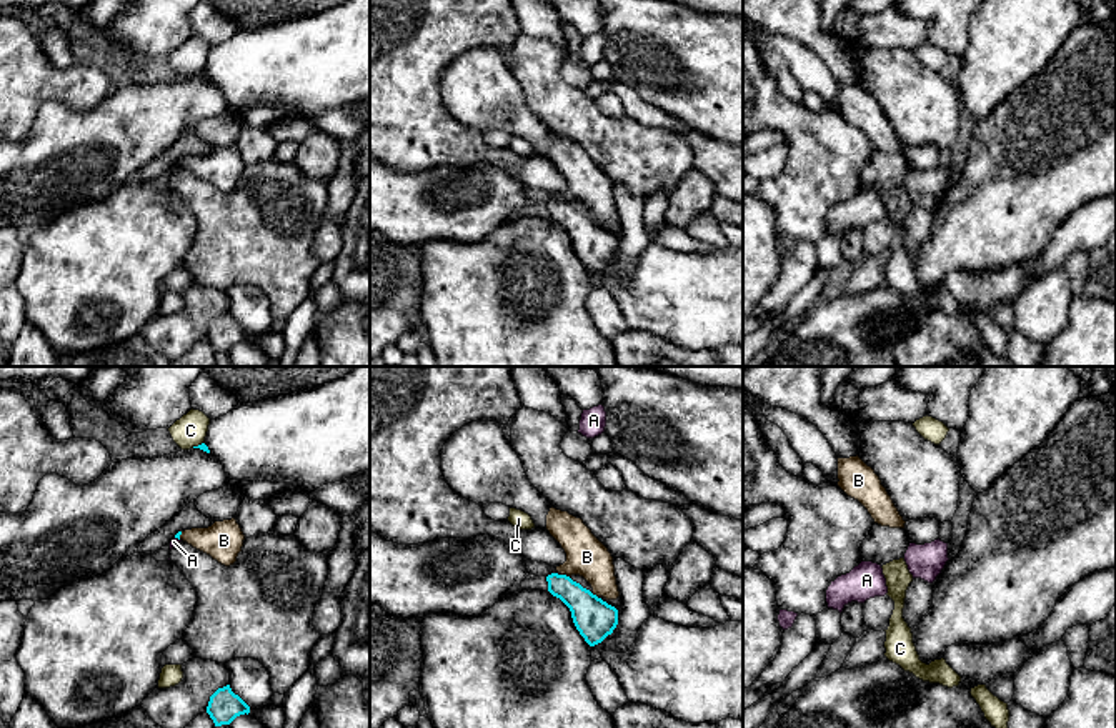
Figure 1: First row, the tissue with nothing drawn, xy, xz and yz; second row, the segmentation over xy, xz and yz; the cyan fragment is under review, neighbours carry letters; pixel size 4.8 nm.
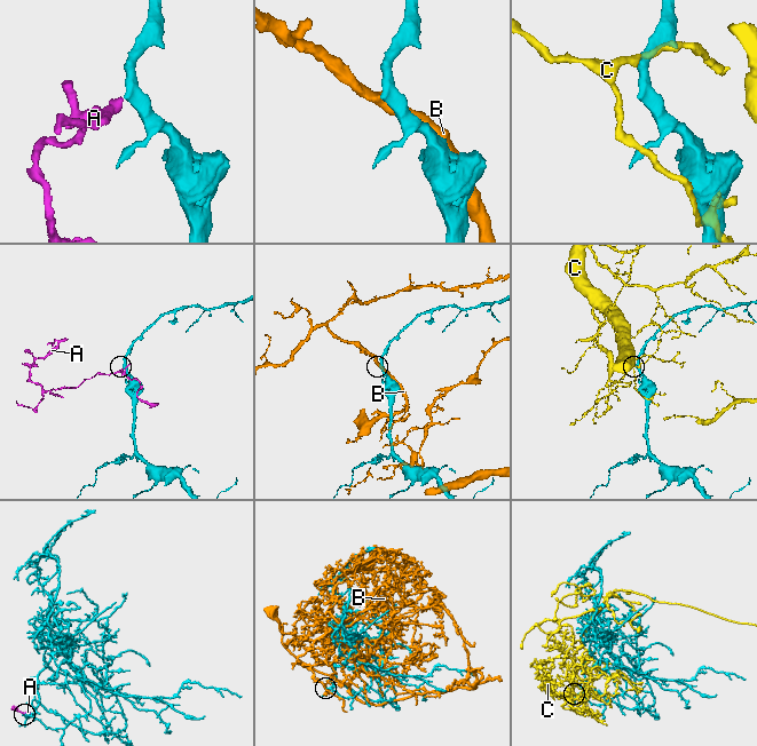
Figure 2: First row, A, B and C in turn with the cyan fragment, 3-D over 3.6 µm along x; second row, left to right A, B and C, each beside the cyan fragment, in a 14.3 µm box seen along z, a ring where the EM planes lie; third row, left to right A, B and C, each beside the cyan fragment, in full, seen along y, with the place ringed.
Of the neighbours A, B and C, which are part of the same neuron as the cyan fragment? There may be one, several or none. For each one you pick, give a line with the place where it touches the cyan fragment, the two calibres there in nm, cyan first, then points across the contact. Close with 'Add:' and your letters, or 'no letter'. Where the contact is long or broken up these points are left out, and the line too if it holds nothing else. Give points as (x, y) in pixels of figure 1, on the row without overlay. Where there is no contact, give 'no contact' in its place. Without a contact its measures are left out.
Add: no letter

